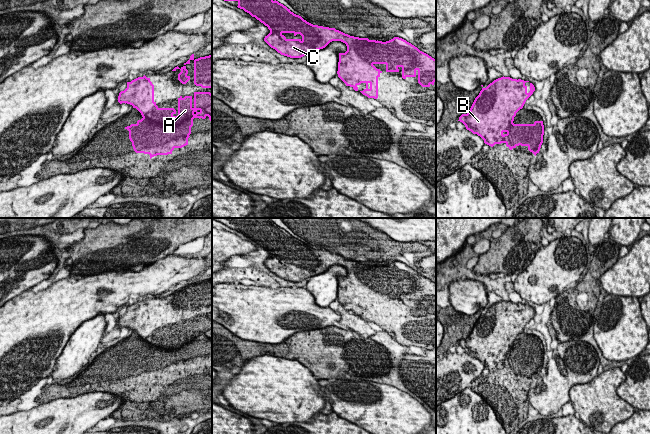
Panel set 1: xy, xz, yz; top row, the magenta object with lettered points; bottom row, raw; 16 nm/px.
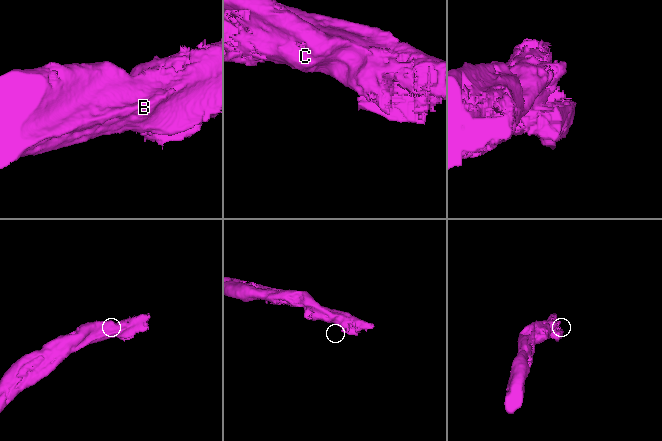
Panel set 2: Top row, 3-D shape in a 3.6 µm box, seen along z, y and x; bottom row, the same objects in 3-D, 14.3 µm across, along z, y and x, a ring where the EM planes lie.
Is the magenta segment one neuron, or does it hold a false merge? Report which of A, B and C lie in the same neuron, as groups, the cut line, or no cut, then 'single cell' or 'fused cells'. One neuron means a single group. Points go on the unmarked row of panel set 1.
A B C; no cut; single cell

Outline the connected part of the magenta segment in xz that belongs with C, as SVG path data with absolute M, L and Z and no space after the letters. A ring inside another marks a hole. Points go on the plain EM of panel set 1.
M212 218L224 225L237 225L238 232L243 233L252 241L255 241L261 247L268 251L270 257L265 260L264 265L281 279L290 282L301 282L314 275L325 272L332 265L341 265L346 268L347 275L339 277L338 301L346 308L358 315L358 309L366 308L366 312L360 315L368 322L378 322L378 302L382 295L377 293L375 288L385 288L386 296L399 296L402 292L402 302L418 301L418 307L422 311L430 311L436 305L436 283L420 275L417 271L406 264L394 261L393 263L382 266L369 264L368 262L359 262L345 258L335 252L313 249L301 240L294 238L286 230L274 225L270 220L262 218ZM293 257L294 260L300 258L301 263L287 263L283 258Z

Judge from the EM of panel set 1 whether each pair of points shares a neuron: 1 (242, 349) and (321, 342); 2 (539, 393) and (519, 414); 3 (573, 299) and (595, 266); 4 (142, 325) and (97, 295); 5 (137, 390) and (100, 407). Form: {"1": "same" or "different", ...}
{"1": "same", "2": "different", "3": "same", "4": "different", "5": "different"}

